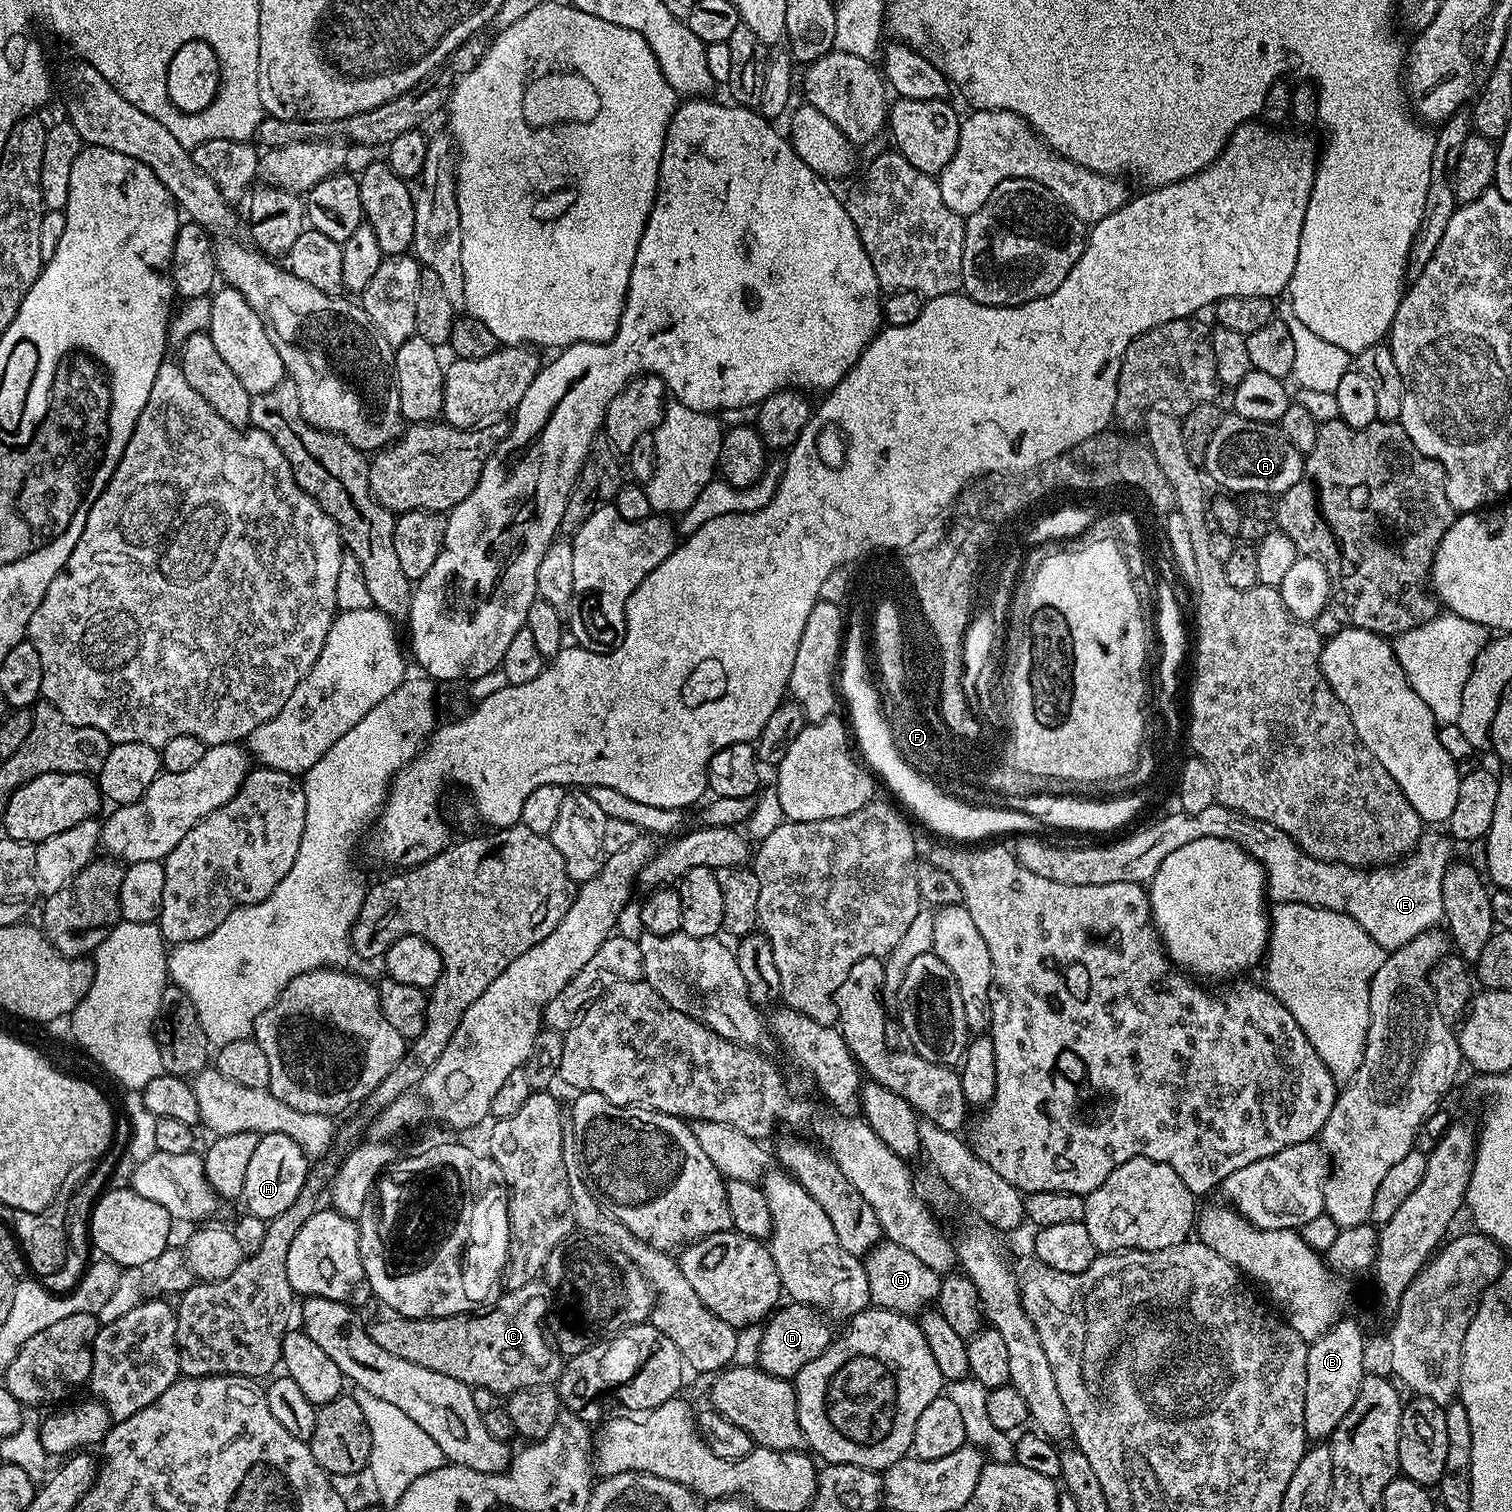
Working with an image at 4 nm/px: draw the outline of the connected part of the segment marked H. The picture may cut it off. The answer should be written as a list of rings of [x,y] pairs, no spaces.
[[[271,1132],[265,1136],[260,1136],[258,1146],[254,1149],[254,1154],[250,1157],[248,1169],[246,1169],[246,1186],[242,1203],[245,1204],[247,1215],[257,1216],[265,1222],[272,1220],[282,1210],[290,1207],[290,1202],[298,1198],[302,1186],[308,1177],[310,1158],[286,1134]]]

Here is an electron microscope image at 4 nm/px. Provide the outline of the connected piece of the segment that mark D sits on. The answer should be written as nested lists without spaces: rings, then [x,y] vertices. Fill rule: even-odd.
[[[788,1302],[777,1307],[762,1328],[764,1337],[760,1343],[759,1367],[772,1376],[795,1378],[806,1362],[818,1358],[818,1354],[825,1352],[832,1343],[834,1332],[828,1329],[827,1323],[829,1321],[811,1304]]]

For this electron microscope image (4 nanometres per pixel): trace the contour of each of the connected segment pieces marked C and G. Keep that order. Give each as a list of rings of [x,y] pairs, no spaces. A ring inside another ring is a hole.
[[[533,1278],[529,1284],[505,1291],[487,1310],[466,1316],[447,1316],[437,1320],[411,1320],[390,1306],[372,1298],[363,1305],[362,1319],[370,1338],[378,1342],[398,1358],[426,1366],[426,1370],[438,1370],[438,1374],[450,1374],[458,1382],[471,1384],[473,1388],[485,1388],[497,1394],[511,1394],[524,1389],[539,1388],[556,1382],[562,1369],[562,1357],[546,1335],[545,1323],[550,1312],[550,1293],[547,1284]]]
[[[881,1242],[868,1253],[863,1261],[866,1270],[866,1282],[868,1283],[868,1299],[875,1307],[885,1308],[886,1310],[894,1310],[900,1312],[903,1316],[912,1316],[919,1314],[929,1307],[935,1301],[938,1290],[940,1289],[941,1273],[930,1270],[930,1266],[926,1266],[926,1262],[921,1262],[918,1254],[910,1254],[910,1250],[906,1250],[902,1246],[891,1242]]]

